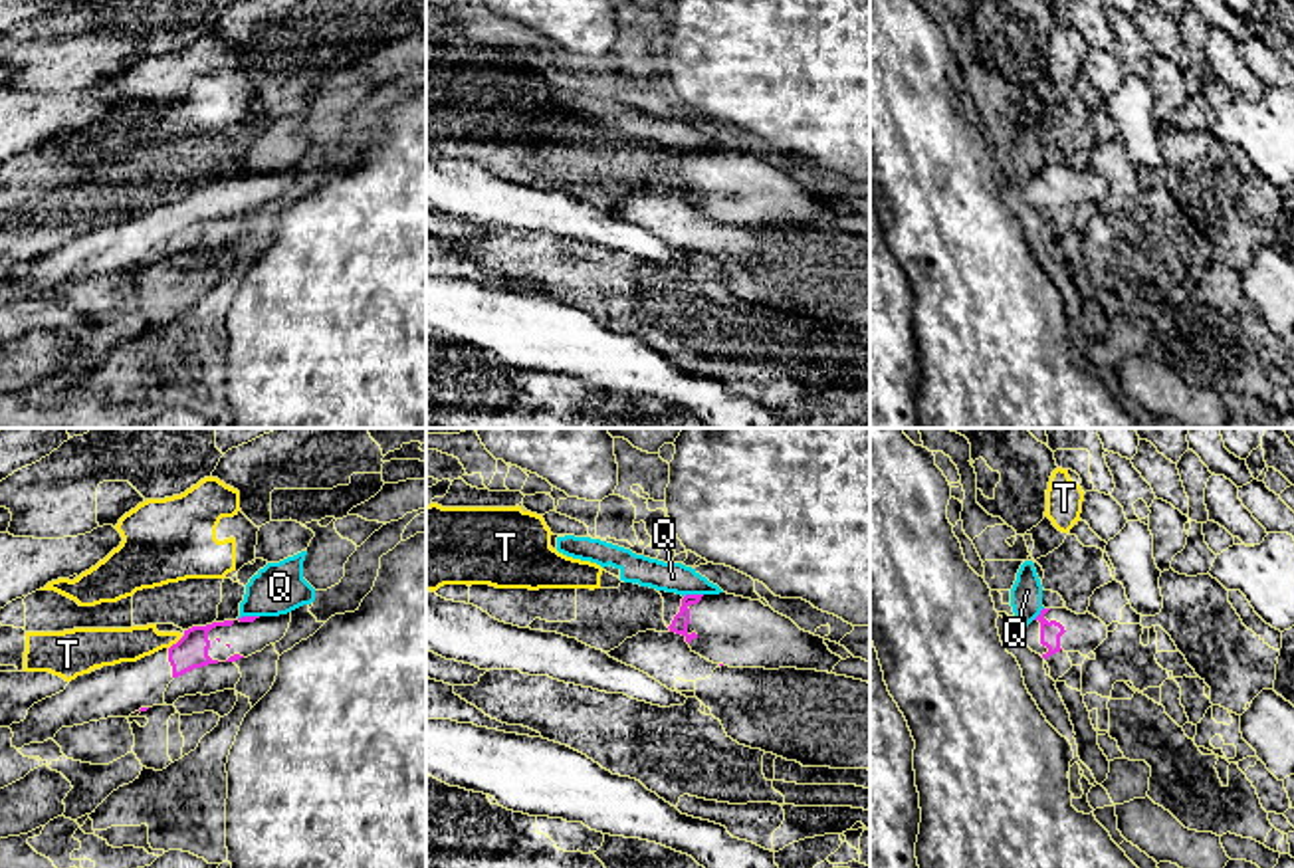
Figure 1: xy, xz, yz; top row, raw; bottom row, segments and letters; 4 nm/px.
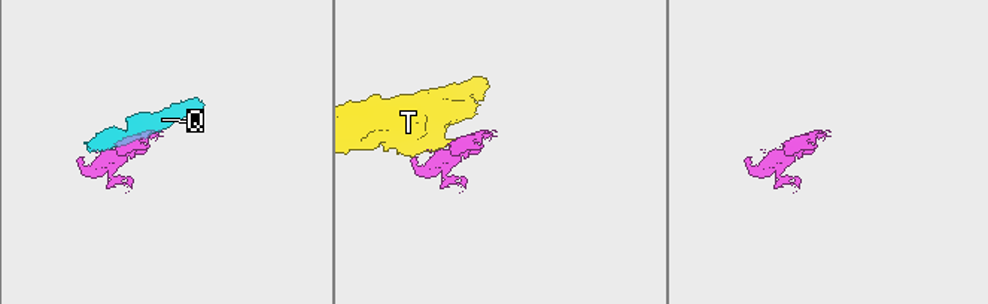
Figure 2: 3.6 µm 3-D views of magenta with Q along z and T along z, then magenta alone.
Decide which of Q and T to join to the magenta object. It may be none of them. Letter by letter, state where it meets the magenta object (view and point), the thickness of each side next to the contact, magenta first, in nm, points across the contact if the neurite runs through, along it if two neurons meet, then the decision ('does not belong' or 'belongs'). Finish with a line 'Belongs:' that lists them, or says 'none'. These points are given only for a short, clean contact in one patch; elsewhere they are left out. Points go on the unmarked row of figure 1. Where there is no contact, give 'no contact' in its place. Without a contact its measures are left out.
Q: meets magenta in xz at (692, 151); 70 nm thick on the magenta side, 130 nm on the other; border along xz (702, 149), (688, 149), (684, 153); does not belong
T: meets magenta in xy at (177, 199); 140 nm thick on the magenta side, 140 nm on the other; does not belong
Belongs: none

